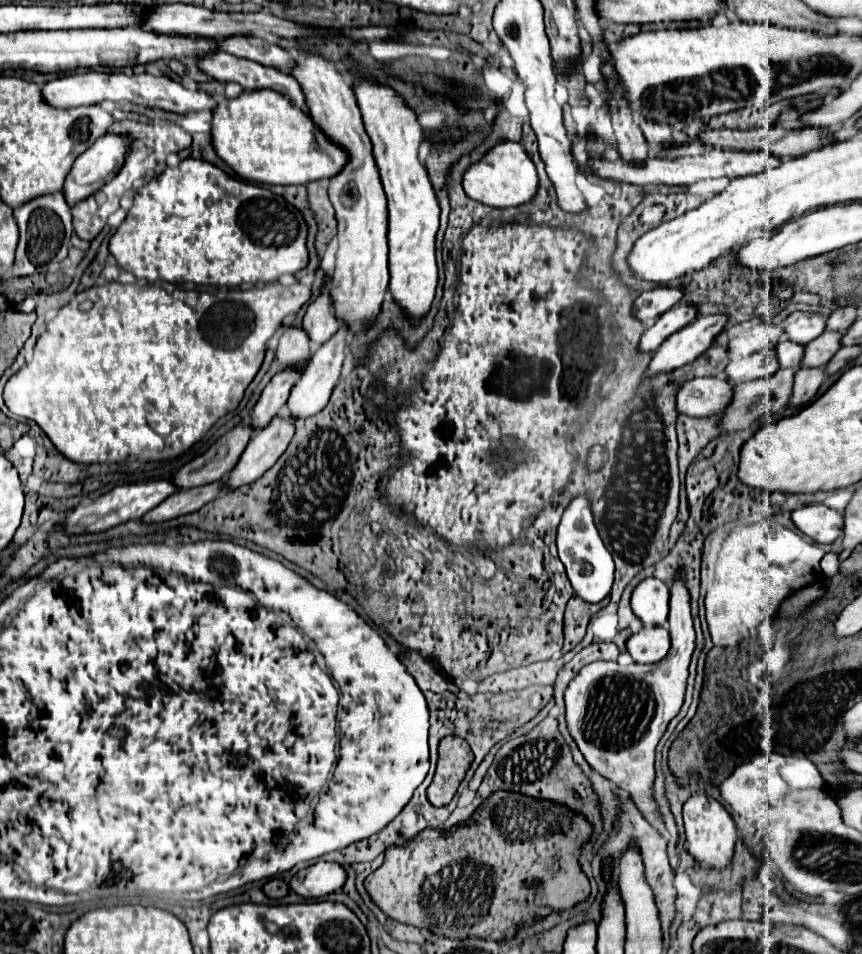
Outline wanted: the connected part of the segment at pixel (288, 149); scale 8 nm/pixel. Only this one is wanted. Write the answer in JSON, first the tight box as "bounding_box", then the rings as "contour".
{"bounding_box":[212,90,348,184],"contour":[[[246,90],[238,98],[222,100],[212,118],[212,138],[218,156],[242,178],[248,182],[260,184],[308,184],[322,178],[336,176],[348,164],[348,152],[332,142],[312,120],[310,114],[296,108],[292,100],[276,90]]]}

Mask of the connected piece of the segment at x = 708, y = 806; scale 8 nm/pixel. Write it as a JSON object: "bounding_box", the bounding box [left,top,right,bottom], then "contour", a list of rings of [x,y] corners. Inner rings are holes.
{"bounding_box":[684,792,736,868],"contour":[[[694,792],[684,804],[684,826],[686,826],[686,838],[688,838],[688,852],[700,864],[722,868],[730,862],[734,844],[736,844],[736,828],[734,828],[732,816],[718,800],[710,798],[706,792]]]}

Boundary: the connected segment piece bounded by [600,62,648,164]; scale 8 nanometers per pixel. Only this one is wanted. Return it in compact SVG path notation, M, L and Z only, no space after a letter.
M602 62L600 70L602 70L604 76L610 78L610 88L614 92L614 98L612 98L610 106L612 106L612 124L614 124L620 156L628 164L642 164L648 158L646 138L644 138L640 126L634 122L634 118L630 114L628 102L624 100L624 92L620 90L620 86L614 78L612 66L608 62Z

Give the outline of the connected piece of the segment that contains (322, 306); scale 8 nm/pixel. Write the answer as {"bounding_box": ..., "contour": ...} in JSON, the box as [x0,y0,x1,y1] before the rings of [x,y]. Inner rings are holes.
{"bounding_box":[304,284,338,348],"contour":[[[328,284],[324,286],[322,294],[314,302],[310,302],[304,316],[304,332],[308,334],[312,348],[322,346],[338,332],[336,318],[332,316],[332,304],[328,304]]]}

